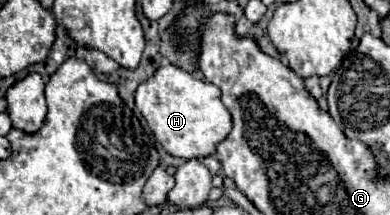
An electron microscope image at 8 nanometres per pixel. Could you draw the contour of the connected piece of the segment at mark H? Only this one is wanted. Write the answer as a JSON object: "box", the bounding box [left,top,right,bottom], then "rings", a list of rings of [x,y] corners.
{"box":[135,64,233,160],"rings":[[[173,64],[159,68],[137,88],[135,104],[163,150],[183,160],[215,154],[217,144],[227,138],[233,124],[229,110],[221,102],[221,90]]]}

